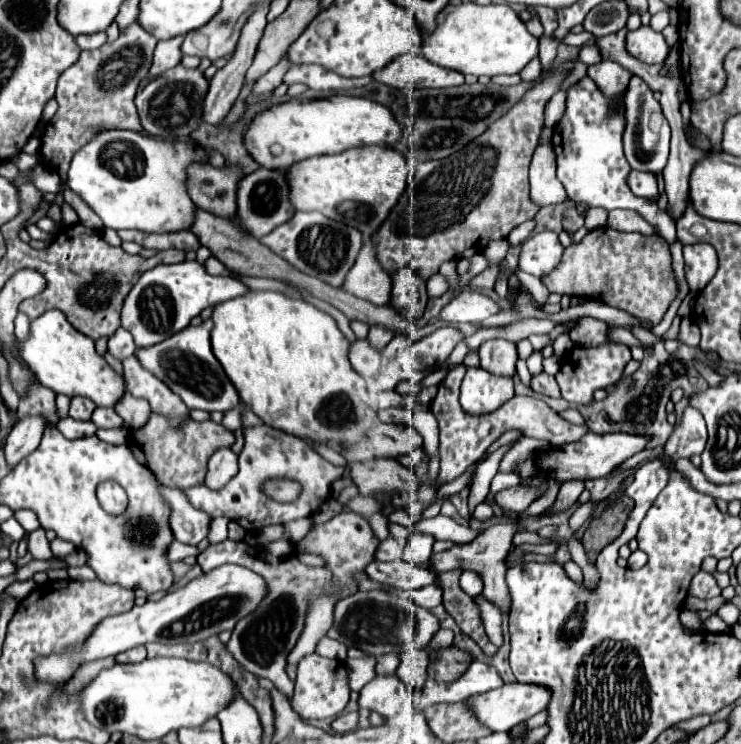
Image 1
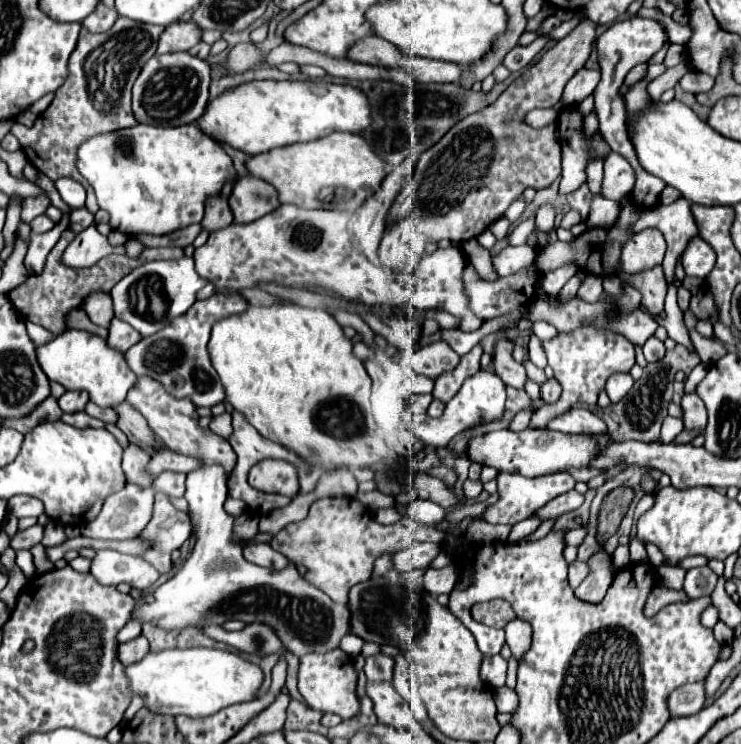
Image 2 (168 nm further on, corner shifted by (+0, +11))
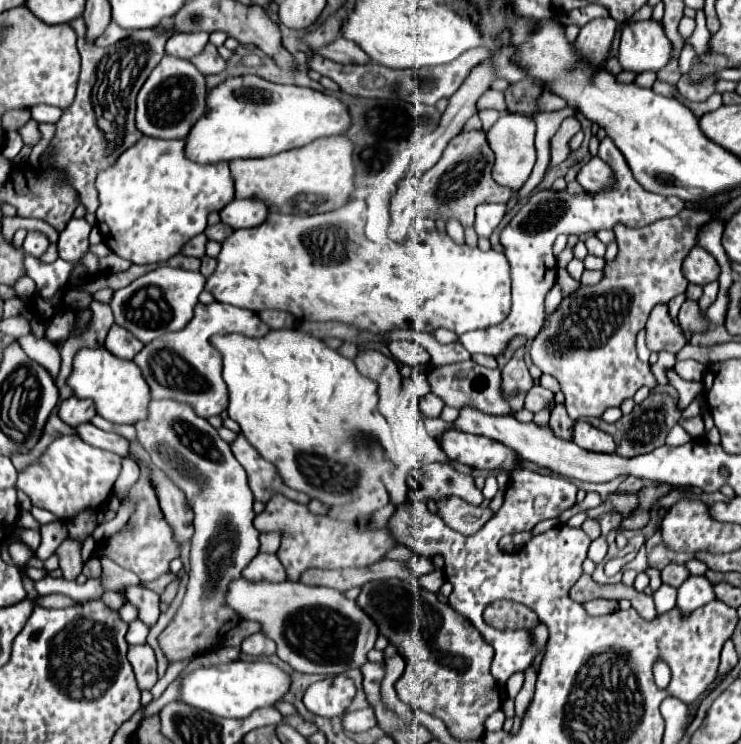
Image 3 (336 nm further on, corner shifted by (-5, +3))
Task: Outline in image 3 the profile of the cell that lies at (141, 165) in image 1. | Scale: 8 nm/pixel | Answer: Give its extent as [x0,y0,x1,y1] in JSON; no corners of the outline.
[98,136,234,264]

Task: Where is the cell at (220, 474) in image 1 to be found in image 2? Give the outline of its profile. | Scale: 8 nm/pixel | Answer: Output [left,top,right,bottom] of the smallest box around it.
[131,466,351,658]

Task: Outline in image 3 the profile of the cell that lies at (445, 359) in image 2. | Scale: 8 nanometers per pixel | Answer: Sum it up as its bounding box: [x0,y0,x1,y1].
[426,360,510,414]

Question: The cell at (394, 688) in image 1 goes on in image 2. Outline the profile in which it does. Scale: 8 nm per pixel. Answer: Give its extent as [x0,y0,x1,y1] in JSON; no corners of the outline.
[367,682,415,728]

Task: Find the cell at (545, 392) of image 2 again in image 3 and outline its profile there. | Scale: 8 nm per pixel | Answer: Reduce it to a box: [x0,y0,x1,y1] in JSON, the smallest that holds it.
[550,404,574,440]

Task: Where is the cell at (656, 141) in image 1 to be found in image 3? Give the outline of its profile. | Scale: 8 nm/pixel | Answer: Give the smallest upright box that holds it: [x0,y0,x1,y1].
[678,46,696,74]

